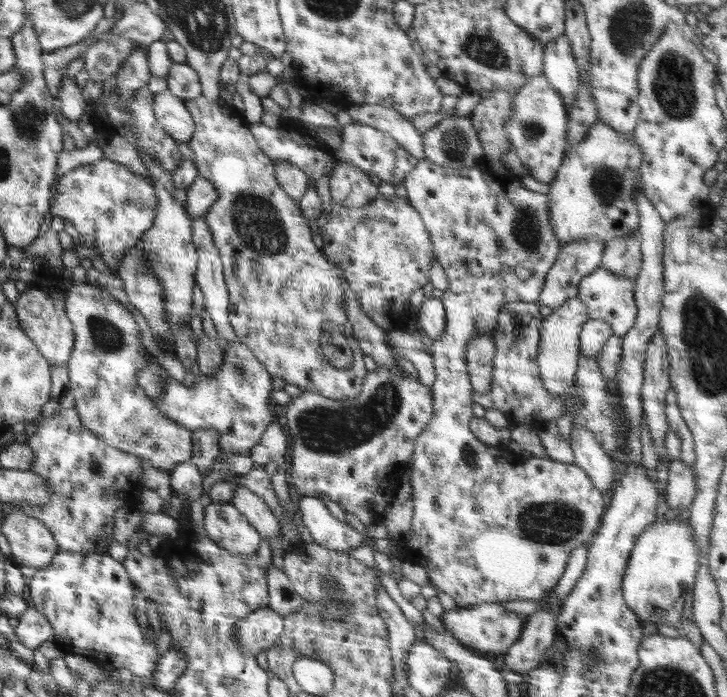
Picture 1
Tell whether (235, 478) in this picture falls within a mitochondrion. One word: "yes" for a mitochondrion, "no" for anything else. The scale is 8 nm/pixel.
no

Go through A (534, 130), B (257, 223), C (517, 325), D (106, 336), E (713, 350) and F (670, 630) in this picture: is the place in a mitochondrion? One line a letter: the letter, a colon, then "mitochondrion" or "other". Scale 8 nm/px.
A: mitochondrion
B: mitochondrion
C: mitochondrion
D: mitochondrion
E: mitochondrion
F: other

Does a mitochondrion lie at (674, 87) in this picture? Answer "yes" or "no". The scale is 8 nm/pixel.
yes

